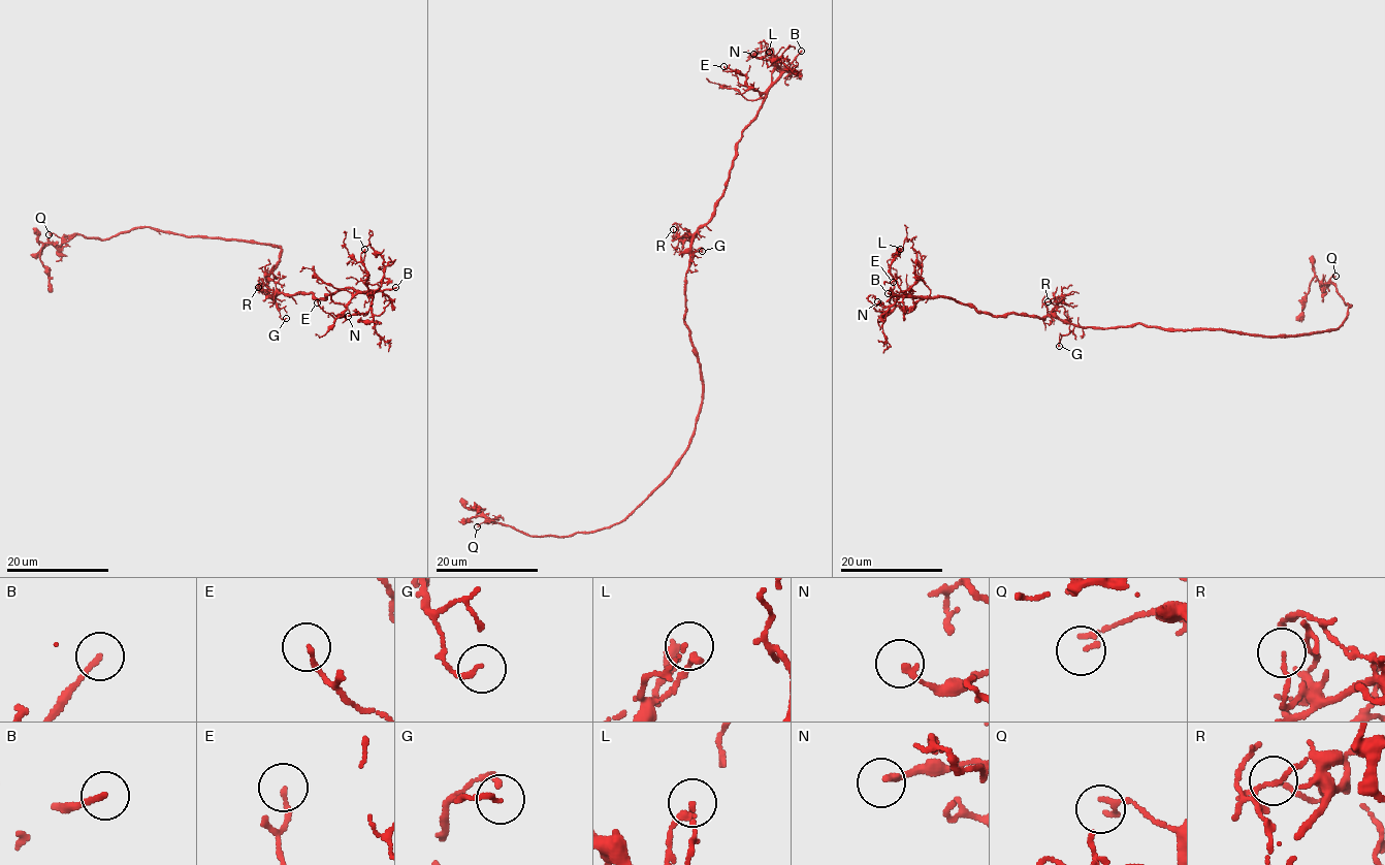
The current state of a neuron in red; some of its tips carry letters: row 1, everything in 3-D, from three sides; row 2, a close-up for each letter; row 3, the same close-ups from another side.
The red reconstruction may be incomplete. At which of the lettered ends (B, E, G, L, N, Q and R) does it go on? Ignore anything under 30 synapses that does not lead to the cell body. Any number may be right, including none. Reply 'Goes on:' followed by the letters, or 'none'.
Goes on: B

